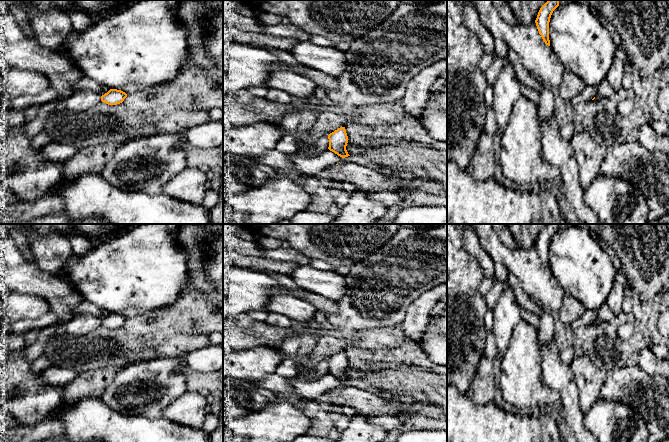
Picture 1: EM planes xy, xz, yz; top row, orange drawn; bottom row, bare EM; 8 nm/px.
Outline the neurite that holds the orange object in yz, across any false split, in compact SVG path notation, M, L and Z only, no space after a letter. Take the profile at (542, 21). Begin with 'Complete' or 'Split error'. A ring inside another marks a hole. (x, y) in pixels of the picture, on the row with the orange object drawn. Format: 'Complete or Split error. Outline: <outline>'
Complete. Outline: M548 0L539 10L535 20L539 34L546 45L550 46L549 22L553 11L559 6L559 0Z

